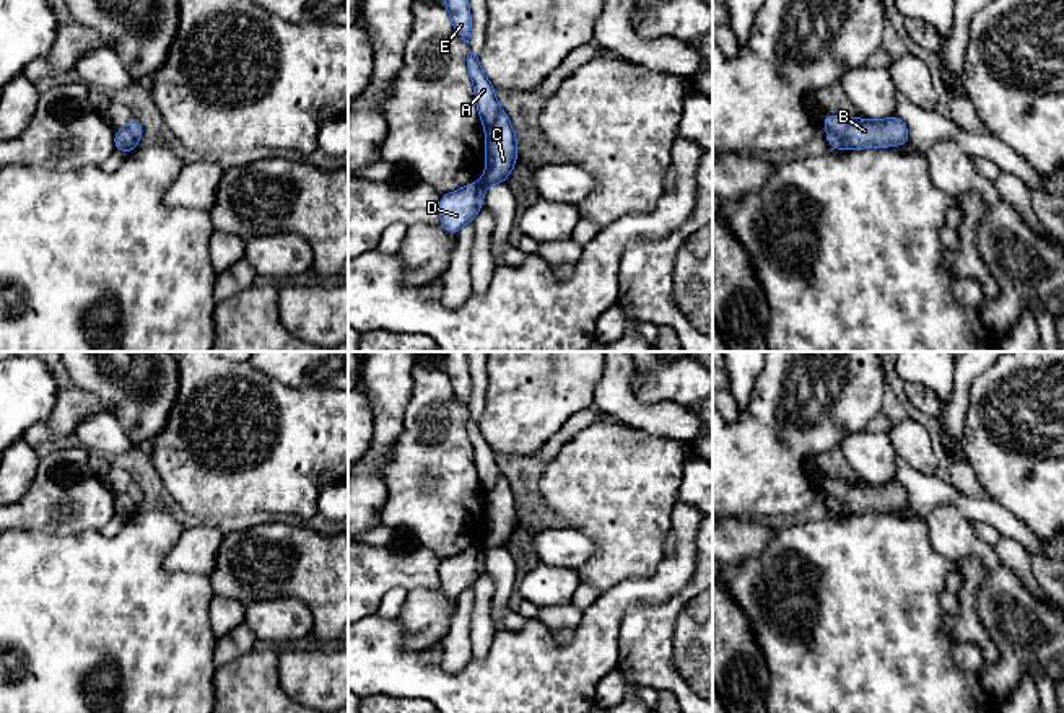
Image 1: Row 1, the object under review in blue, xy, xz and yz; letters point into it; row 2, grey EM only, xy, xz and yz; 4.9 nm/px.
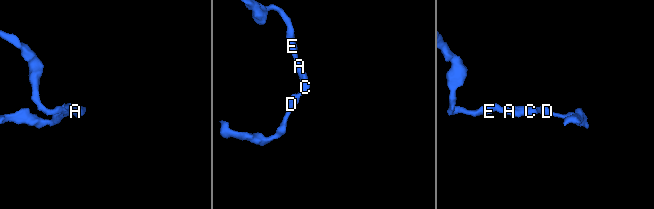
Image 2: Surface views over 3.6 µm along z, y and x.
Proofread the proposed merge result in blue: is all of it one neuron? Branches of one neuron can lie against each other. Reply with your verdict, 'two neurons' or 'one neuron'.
two neurons

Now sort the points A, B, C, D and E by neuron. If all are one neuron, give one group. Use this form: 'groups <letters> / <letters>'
groups A E / B C D

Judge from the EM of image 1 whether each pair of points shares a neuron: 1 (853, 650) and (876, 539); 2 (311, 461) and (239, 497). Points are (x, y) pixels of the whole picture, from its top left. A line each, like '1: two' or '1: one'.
1: one
2: one

